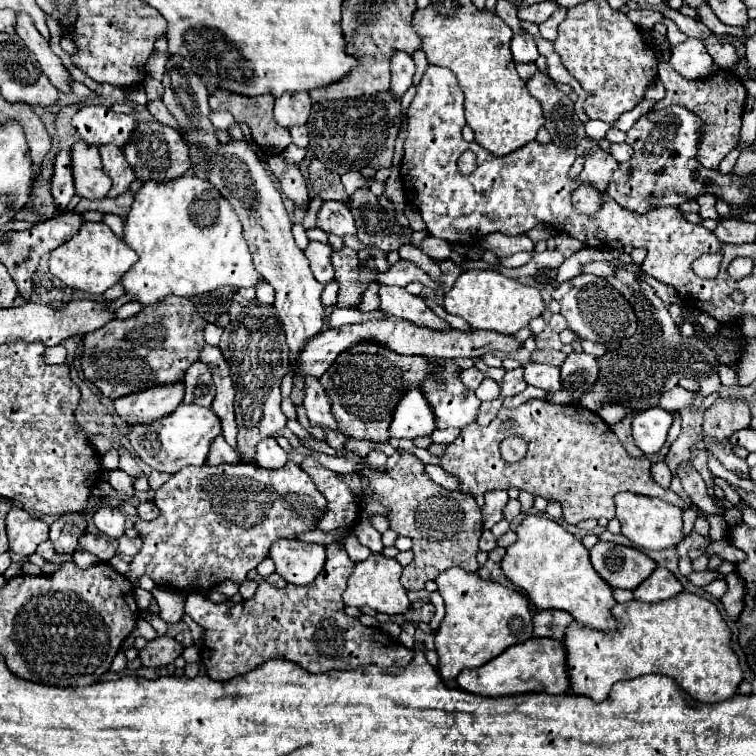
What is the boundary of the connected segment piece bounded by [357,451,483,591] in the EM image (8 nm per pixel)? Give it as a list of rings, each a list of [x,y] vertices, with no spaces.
[[[401,453],[399,463],[385,473],[377,473],[373,469],[361,467],[357,471],[371,489],[371,499],[379,501],[387,509],[387,519],[391,529],[397,535],[405,535],[413,539],[415,559],[403,569],[401,583],[409,591],[425,589],[429,579],[437,579],[449,567],[461,567],[465,571],[477,571],[477,551],[479,537],[483,531],[481,509],[473,497],[449,491],[435,481],[431,481],[423,469],[423,463],[411,455]]]

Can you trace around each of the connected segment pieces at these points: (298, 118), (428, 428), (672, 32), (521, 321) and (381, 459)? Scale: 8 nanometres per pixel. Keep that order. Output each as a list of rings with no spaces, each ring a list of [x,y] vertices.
[[[285,93],[285,97],[275,101],[275,121],[291,129],[295,125],[305,125],[311,113],[311,97],[307,93]]]
[[[409,389],[405,401],[397,405],[397,413],[393,415],[393,425],[389,427],[389,433],[397,439],[417,439],[431,435],[435,427],[435,413],[421,389]]]
[[[666,18],[663,24],[667,26],[666,37],[669,39],[671,46],[677,46],[687,40],[688,37],[679,30],[671,19]]]
[[[467,269],[463,271],[451,291],[445,293],[445,311],[463,317],[473,329],[497,331],[503,335],[515,335],[521,327],[527,327],[533,317],[539,317],[545,309],[541,293],[537,287],[509,279],[493,269]]]
[[[371,451],[365,461],[373,467],[373,469],[379,469],[379,471],[385,471],[387,469],[387,457],[383,453],[377,453],[377,451]]]

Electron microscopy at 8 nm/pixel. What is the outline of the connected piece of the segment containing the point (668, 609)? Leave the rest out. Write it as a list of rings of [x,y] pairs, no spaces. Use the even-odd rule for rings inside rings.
[[[687,591],[659,603],[633,599],[629,603],[617,603],[613,615],[619,619],[619,627],[613,633],[593,631],[577,621],[567,627],[563,643],[569,653],[573,693],[603,701],[617,681],[649,673],[673,677],[701,703],[719,703],[737,693],[743,671],[731,647],[731,631],[717,605],[709,599]]]

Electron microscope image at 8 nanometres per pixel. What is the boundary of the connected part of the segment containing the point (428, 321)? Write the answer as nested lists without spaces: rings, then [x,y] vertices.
[[[381,285],[379,297],[381,297],[379,307],[389,315],[395,315],[399,319],[407,319],[407,321],[421,325],[421,327],[427,327],[427,329],[439,329],[439,331],[451,329],[451,325],[445,319],[437,317],[431,311],[431,307],[425,303],[425,299],[421,295],[411,295],[403,287]]]

